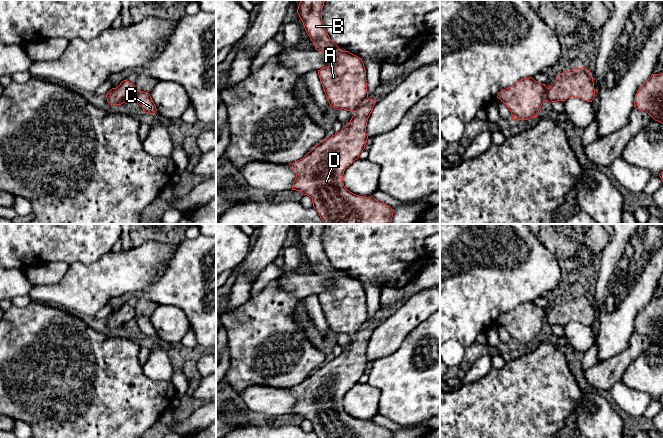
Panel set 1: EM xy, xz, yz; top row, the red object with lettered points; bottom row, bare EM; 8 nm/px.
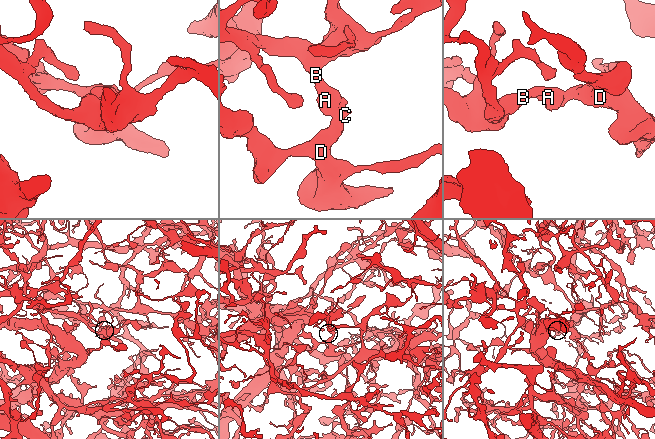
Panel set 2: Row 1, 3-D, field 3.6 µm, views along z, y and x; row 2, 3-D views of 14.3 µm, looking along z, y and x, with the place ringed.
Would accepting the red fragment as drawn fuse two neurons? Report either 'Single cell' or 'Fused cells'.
Single cell

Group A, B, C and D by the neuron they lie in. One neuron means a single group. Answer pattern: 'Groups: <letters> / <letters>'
Groups: A B C D

